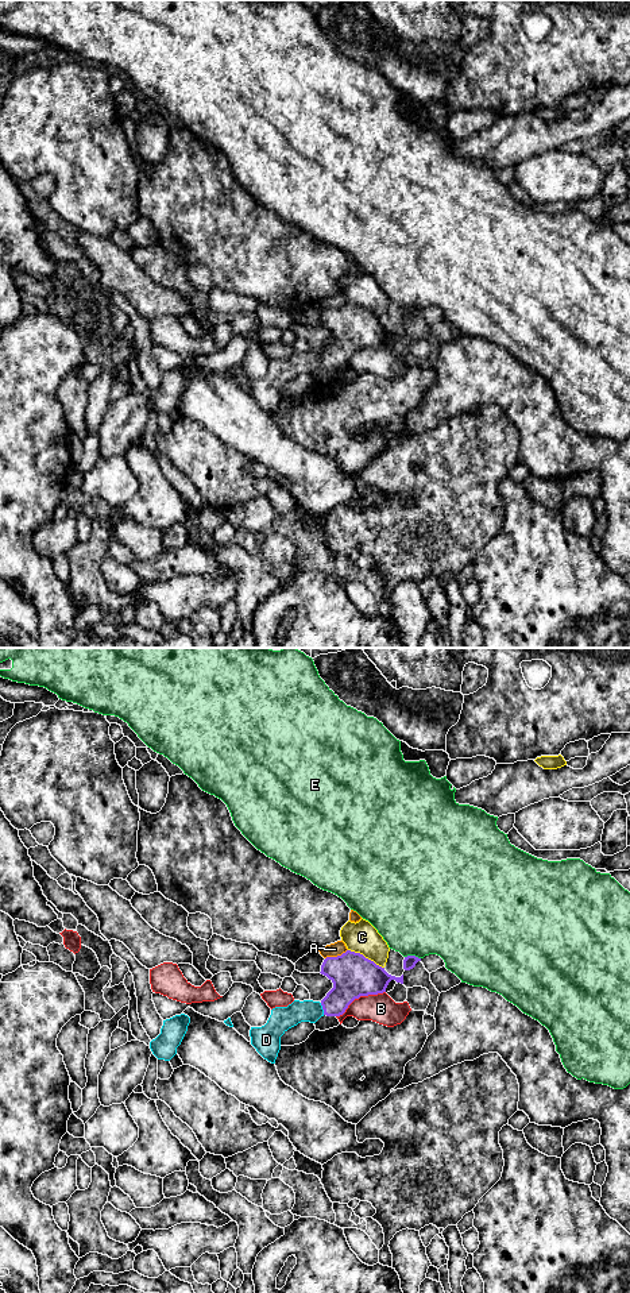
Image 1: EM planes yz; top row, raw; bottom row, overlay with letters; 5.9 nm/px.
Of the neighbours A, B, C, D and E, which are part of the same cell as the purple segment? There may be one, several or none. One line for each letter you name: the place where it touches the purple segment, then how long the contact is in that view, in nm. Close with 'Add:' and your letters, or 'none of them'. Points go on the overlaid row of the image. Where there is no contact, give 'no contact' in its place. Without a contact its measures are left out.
D: meets purple in yz at (323, 1008); contact 80 nm long
Add: D

